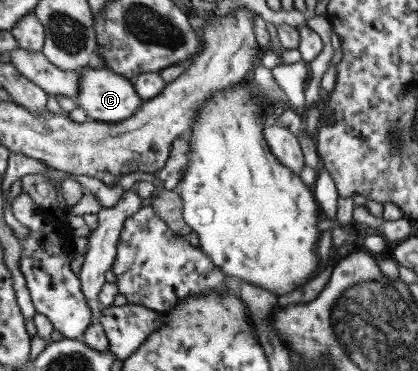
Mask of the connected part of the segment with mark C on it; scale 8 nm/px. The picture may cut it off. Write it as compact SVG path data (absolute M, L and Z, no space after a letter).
M107 68L99 70L81 70L81 90L74 99L75 103L87 113L90 120L103 123L117 123L128 120L135 116L143 108L143 100L137 89L135 89L134 80L127 79Z

